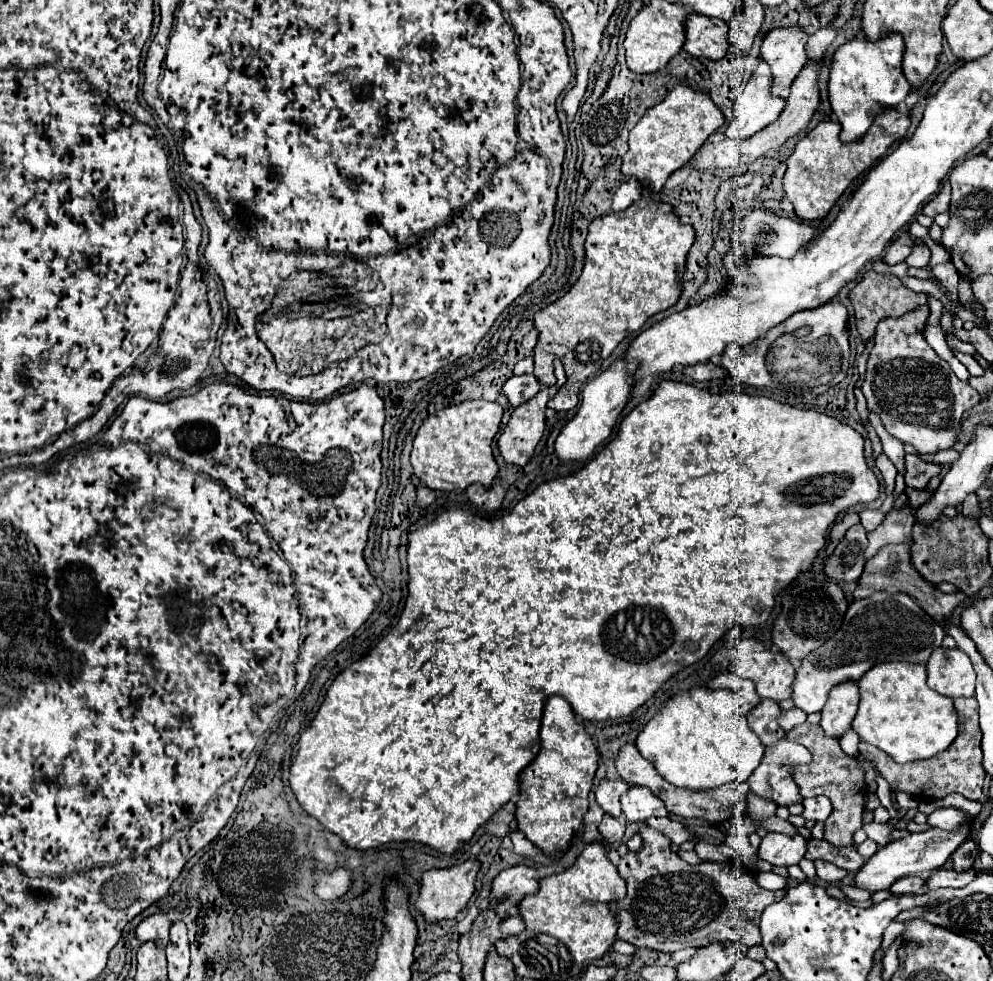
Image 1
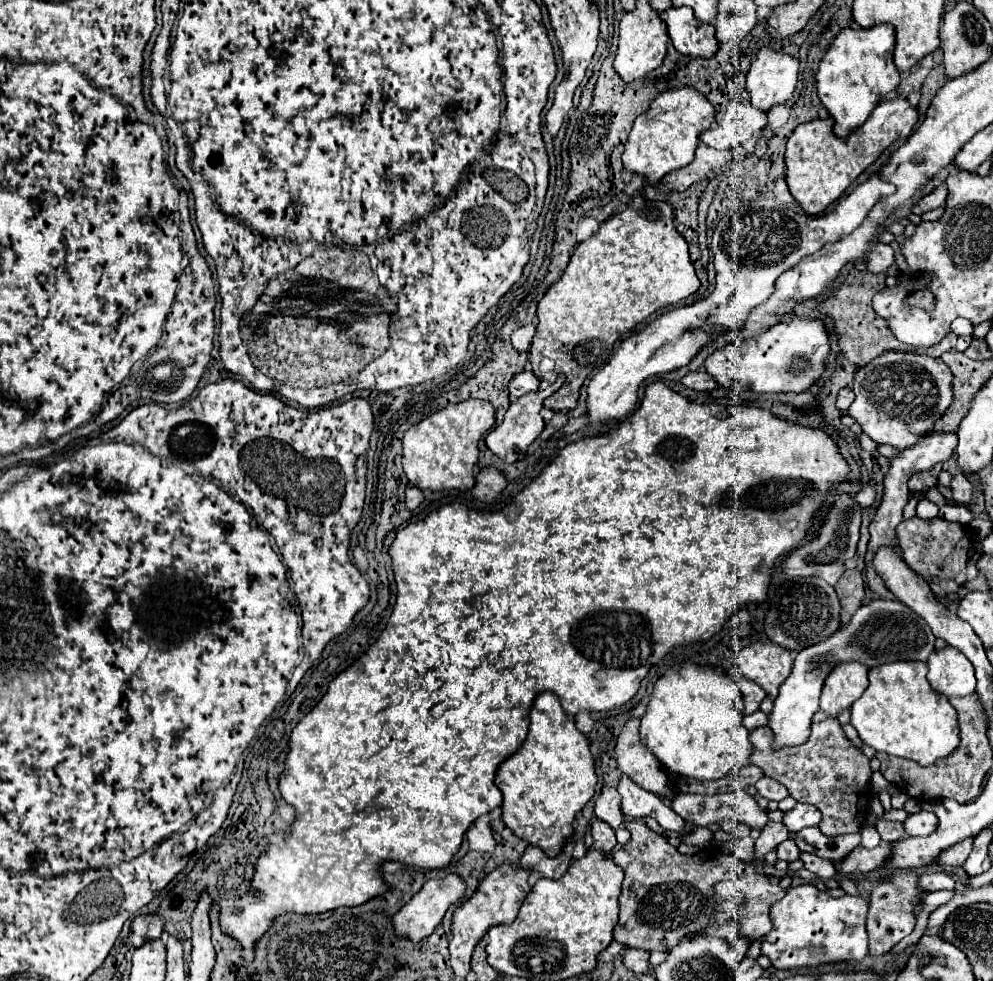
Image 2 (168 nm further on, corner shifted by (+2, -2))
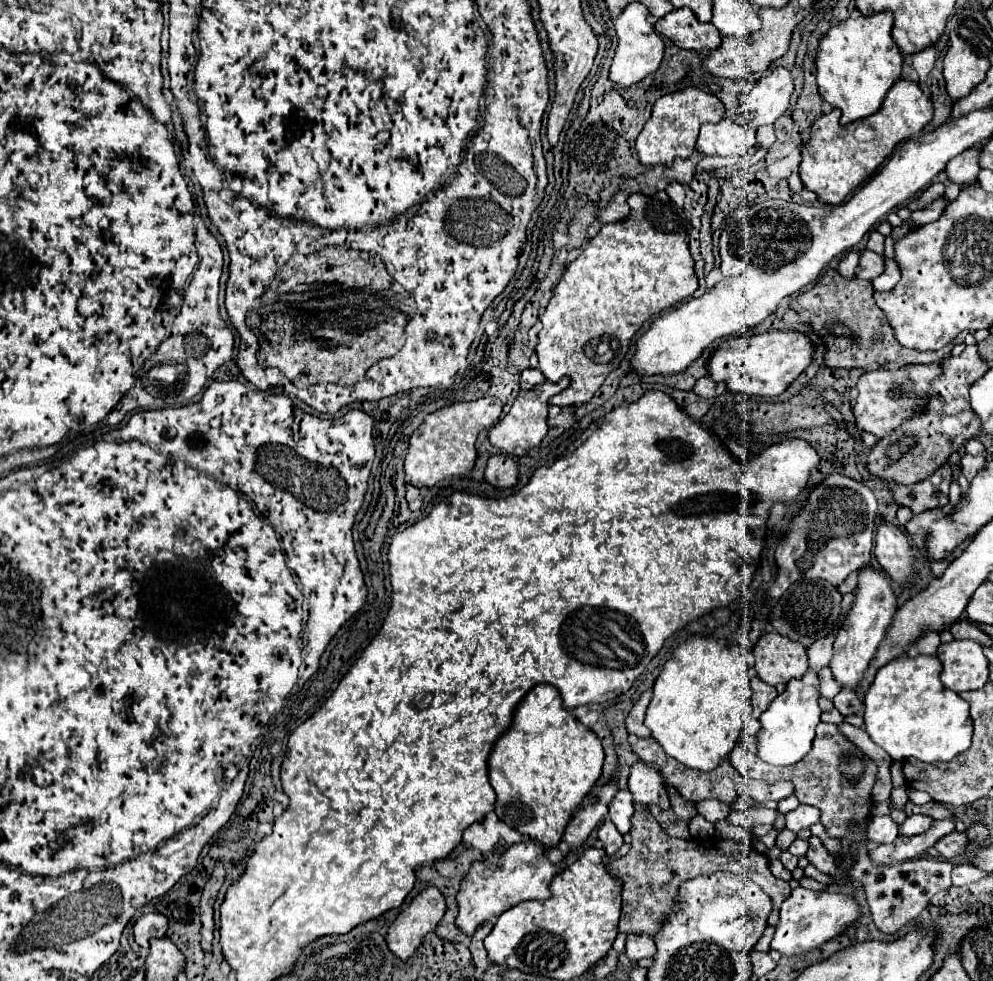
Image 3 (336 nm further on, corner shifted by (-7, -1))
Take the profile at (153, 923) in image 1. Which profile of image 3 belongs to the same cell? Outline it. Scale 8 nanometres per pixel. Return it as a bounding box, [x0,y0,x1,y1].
[133,912,167,948]

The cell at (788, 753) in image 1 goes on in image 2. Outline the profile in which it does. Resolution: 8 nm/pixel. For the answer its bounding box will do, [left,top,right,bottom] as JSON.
[756,777,788,801]

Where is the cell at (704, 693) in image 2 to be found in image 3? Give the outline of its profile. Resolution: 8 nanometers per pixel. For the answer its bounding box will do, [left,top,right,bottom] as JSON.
[645,636,751,772]

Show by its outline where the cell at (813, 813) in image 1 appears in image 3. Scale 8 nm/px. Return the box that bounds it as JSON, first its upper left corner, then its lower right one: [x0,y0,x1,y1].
[785,806,819,832]

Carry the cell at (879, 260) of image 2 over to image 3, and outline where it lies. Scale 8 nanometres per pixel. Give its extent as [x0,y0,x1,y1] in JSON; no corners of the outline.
[855,250,885,280]

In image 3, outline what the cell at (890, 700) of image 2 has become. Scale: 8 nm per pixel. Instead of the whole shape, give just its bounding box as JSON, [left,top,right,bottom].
[865,656,973,762]

